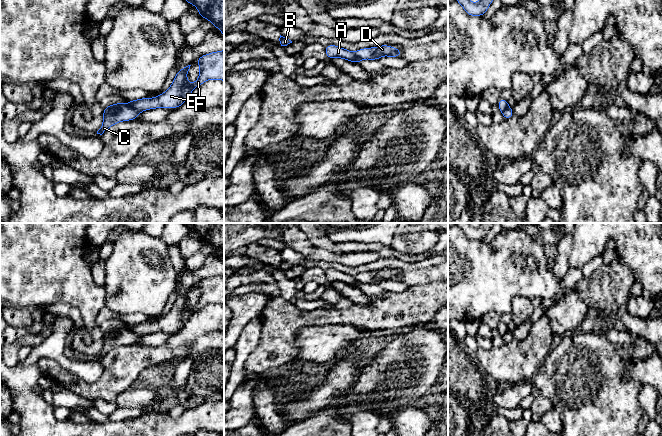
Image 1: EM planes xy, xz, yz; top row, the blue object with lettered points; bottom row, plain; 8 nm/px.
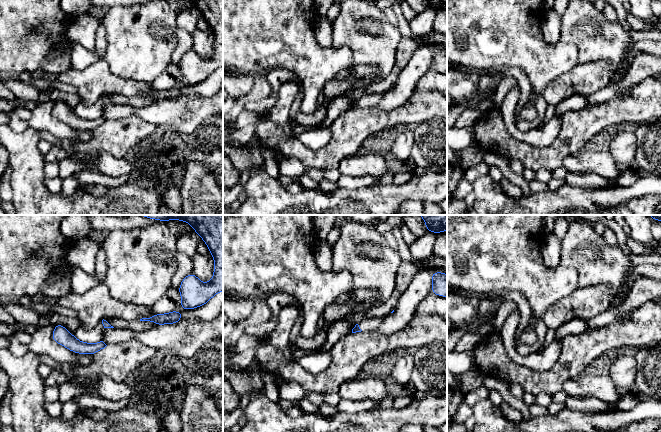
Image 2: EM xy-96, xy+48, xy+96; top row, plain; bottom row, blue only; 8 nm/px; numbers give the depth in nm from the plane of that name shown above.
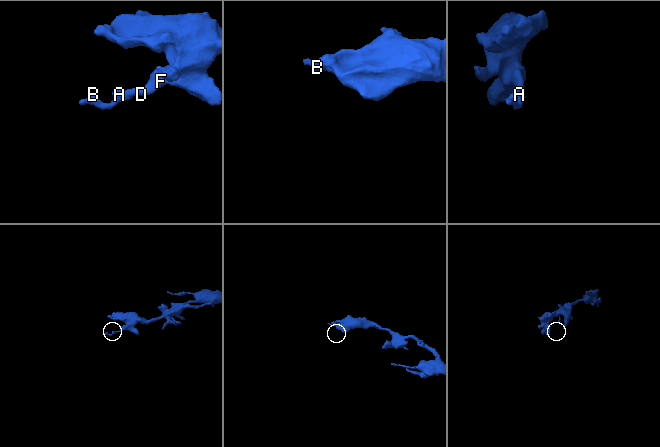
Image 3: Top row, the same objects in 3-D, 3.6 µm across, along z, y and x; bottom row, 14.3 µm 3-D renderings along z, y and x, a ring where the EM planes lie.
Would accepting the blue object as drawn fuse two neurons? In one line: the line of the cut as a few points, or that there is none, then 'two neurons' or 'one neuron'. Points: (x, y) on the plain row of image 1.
cut in xy along (128, 329), (139, 336); two neurons

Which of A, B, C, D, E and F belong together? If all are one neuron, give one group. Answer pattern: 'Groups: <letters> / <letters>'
Groups: A B C / D E F

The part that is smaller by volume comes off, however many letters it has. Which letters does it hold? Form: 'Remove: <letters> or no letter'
Remove: A, B, C

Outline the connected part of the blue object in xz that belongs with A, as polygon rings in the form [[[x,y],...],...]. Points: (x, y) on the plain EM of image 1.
[[[329,268],[328,270],[325,271],[325,278],[326,278],[326,281],[330,283],[343,282],[345,284],[348,284],[350,286],[355,286],[357,288],[359,288],[362,284],[362,283],[359,283],[354,276],[351,276],[347,273],[344,273],[332,268]]]

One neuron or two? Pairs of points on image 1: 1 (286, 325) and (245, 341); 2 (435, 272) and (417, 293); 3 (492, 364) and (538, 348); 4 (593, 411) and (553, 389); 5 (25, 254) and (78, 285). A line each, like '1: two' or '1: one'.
1: two
2: two
3: one
4: one
5: one

